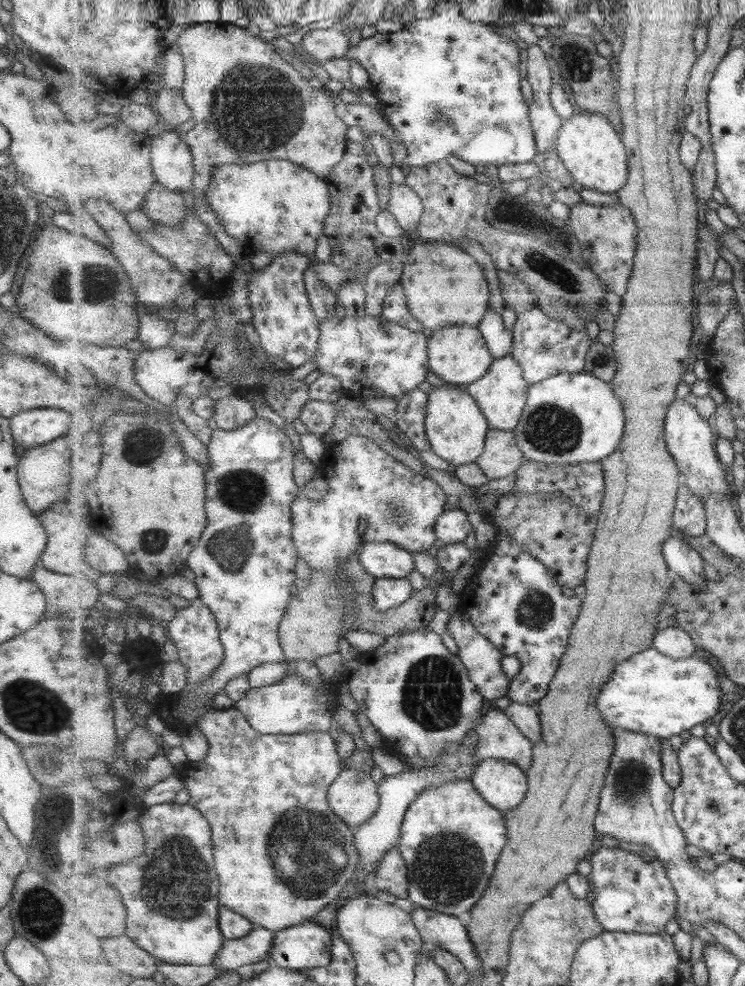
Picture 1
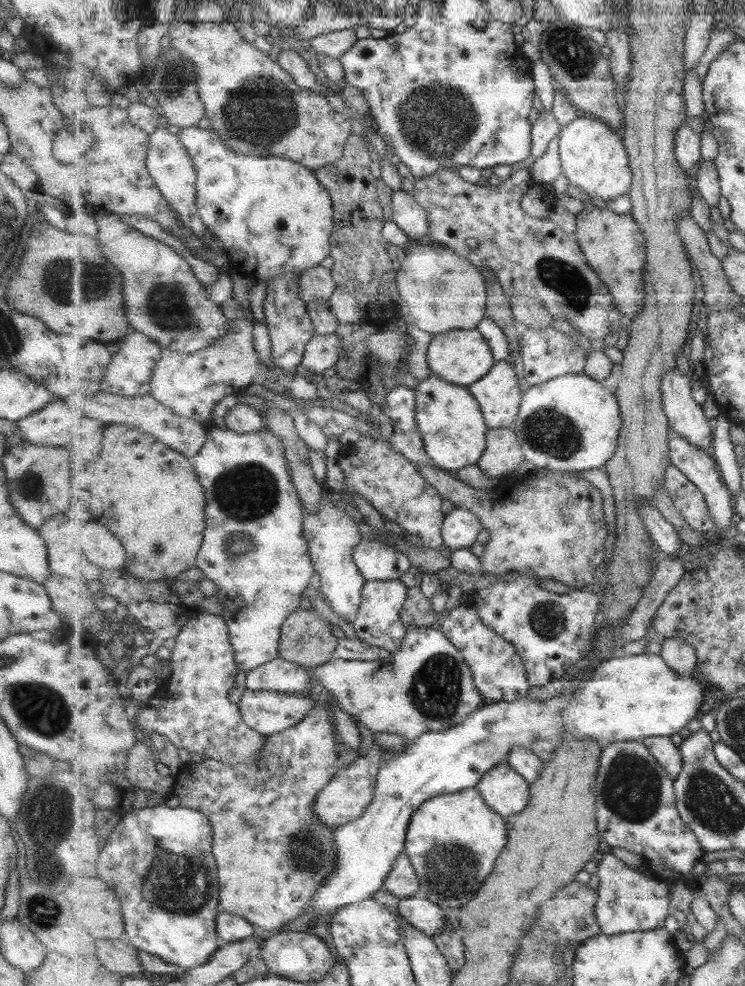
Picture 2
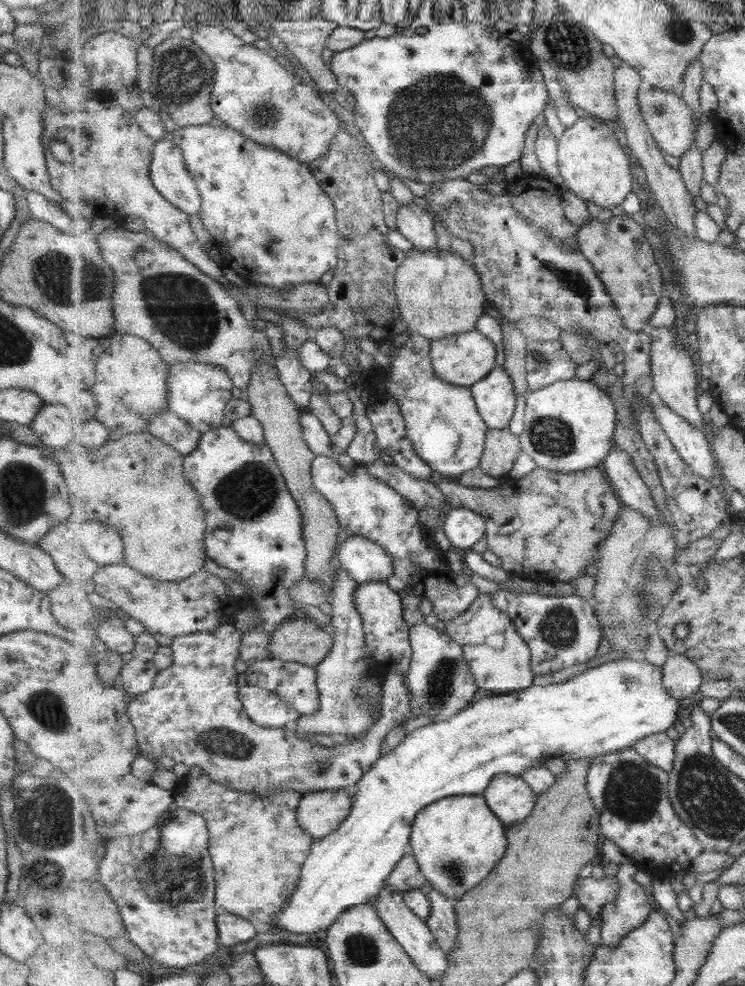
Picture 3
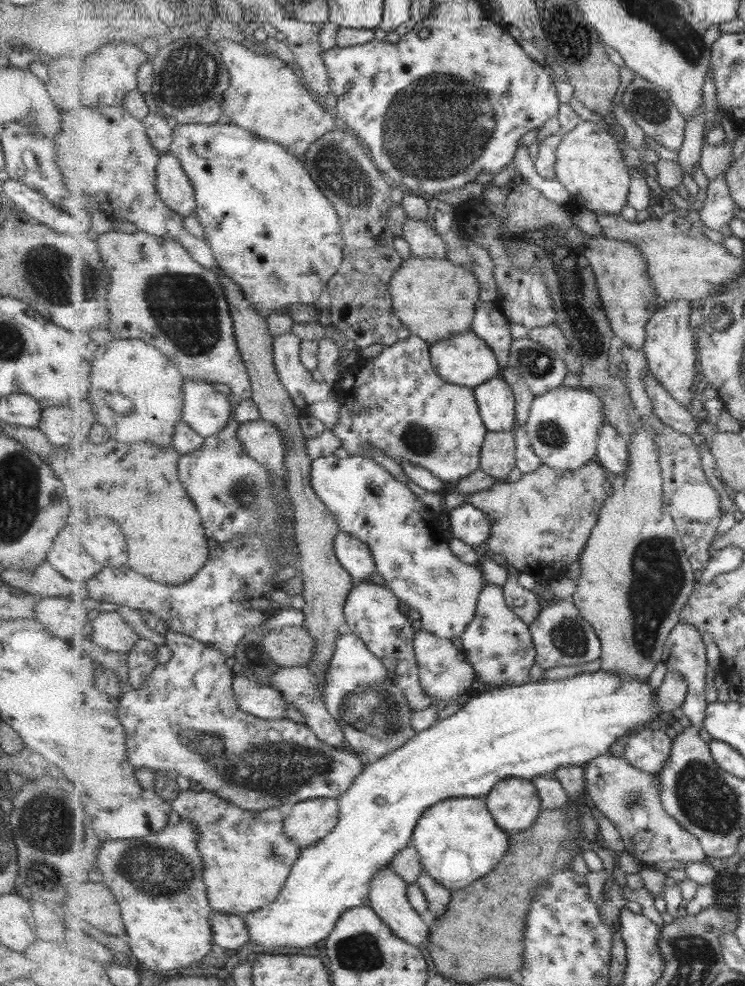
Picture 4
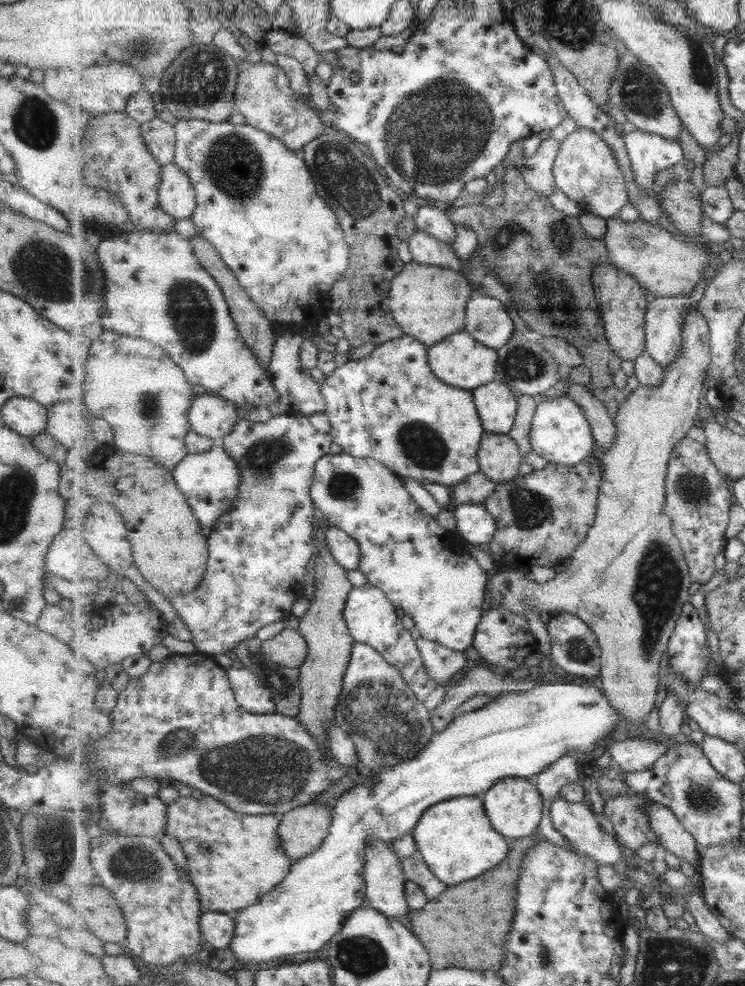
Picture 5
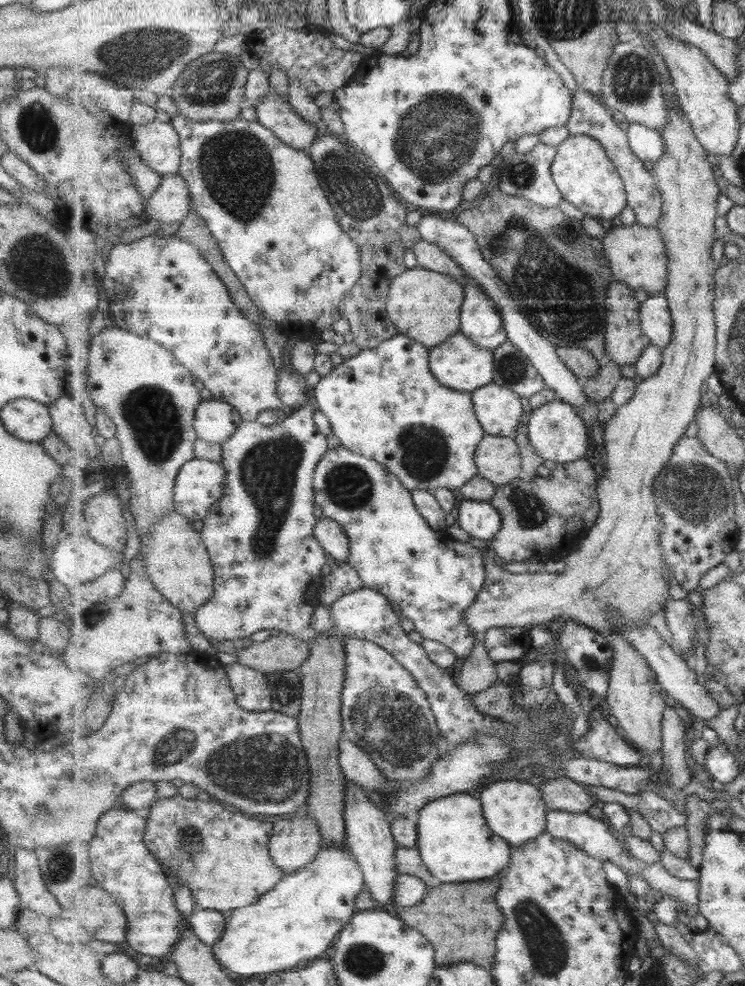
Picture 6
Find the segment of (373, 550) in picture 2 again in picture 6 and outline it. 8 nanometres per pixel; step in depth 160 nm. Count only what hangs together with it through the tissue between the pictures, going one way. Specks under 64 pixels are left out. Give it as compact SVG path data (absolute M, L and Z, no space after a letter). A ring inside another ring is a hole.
M333 518L319 519L314 530L316 538L330 558L347 562L350 557L350 539L344 528Z

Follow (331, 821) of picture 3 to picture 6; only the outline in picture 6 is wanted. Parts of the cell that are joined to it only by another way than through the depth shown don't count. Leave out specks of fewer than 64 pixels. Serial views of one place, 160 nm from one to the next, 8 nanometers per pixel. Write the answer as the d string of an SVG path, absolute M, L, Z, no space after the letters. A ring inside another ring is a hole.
M309 815L283 817L274 823L270 853L284 876L291 876L316 859L322 850L323 839L319 823Z

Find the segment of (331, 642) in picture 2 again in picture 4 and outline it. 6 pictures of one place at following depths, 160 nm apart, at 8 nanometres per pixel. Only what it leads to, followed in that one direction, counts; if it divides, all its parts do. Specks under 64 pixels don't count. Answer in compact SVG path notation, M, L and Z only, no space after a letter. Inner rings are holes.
M283 626L265 634L264 646L281 667L307 667L314 660L316 640L305 627Z

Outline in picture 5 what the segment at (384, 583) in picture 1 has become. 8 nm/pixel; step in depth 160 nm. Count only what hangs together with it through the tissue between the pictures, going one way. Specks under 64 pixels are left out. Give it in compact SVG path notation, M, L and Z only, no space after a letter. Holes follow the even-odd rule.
M367 583L350 592L344 615L351 634L359 642L367 643L381 651L384 658L401 670L406 683L414 690L417 697L430 710L438 709L446 701L447 686L437 682L428 672L418 643L409 629L403 626L403 620L397 614L396 604L378 586Z

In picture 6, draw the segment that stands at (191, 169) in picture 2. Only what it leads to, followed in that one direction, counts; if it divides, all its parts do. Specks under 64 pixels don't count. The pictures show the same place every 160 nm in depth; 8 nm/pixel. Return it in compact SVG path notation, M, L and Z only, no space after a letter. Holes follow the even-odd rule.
M181 173L167 175L148 200L147 214L163 222L182 222L192 209L192 194Z

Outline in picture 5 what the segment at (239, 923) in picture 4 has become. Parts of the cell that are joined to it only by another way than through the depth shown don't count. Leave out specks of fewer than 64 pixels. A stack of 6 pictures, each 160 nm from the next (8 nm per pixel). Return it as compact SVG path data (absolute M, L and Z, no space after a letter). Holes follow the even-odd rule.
M209 911L199 922L206 946L218 950L230 948L236 935L236 919L227 913Z

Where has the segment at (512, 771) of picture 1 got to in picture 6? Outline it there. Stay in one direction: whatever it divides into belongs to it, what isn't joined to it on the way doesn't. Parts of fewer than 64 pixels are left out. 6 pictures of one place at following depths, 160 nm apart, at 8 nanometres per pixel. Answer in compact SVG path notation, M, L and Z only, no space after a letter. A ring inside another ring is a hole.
M511 779L485 786L481 794L477 795L482 800L483 814L491 830L507 839L511 845L525 845L527 841L533 841L546 832L546 814L549 810L546 808L542 790L537 786Z

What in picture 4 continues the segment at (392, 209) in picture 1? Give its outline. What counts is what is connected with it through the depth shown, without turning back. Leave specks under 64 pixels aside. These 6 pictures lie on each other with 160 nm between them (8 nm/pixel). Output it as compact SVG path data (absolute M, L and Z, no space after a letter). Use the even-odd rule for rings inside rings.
M409 217L401 237L409 244L411 255L414 257L449 260L443 237L425 220Z

